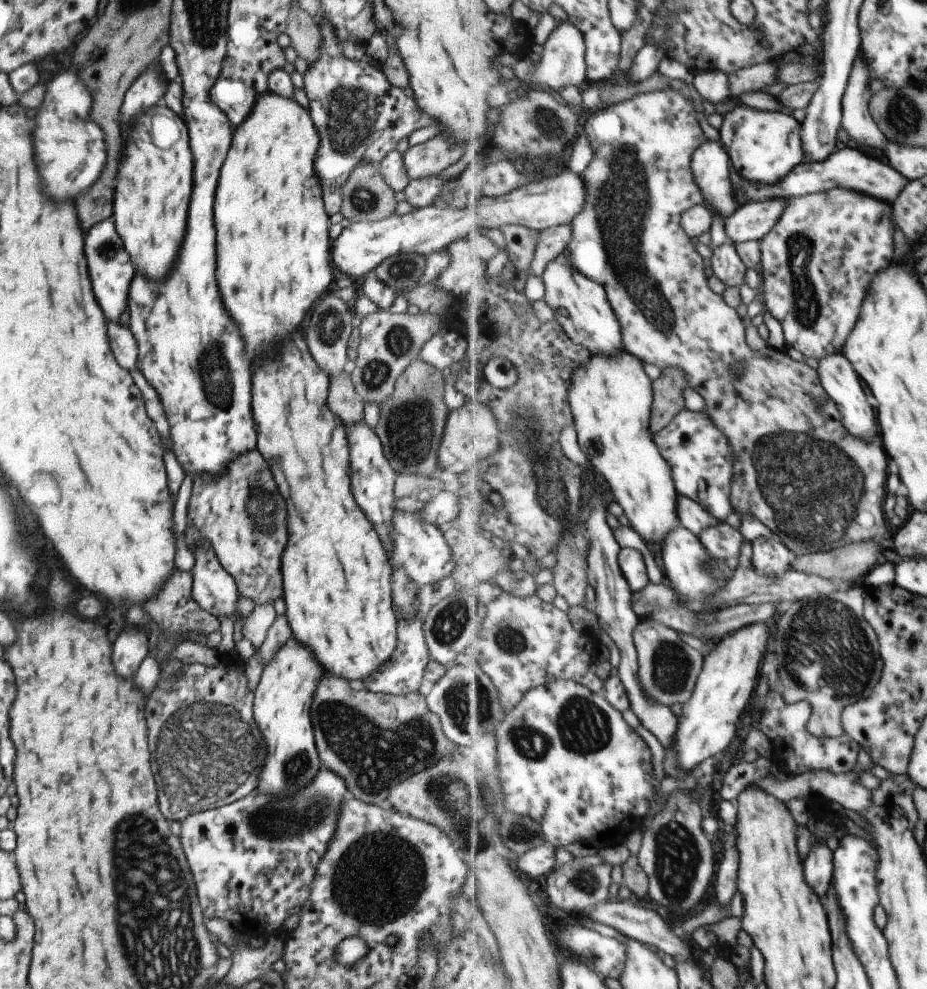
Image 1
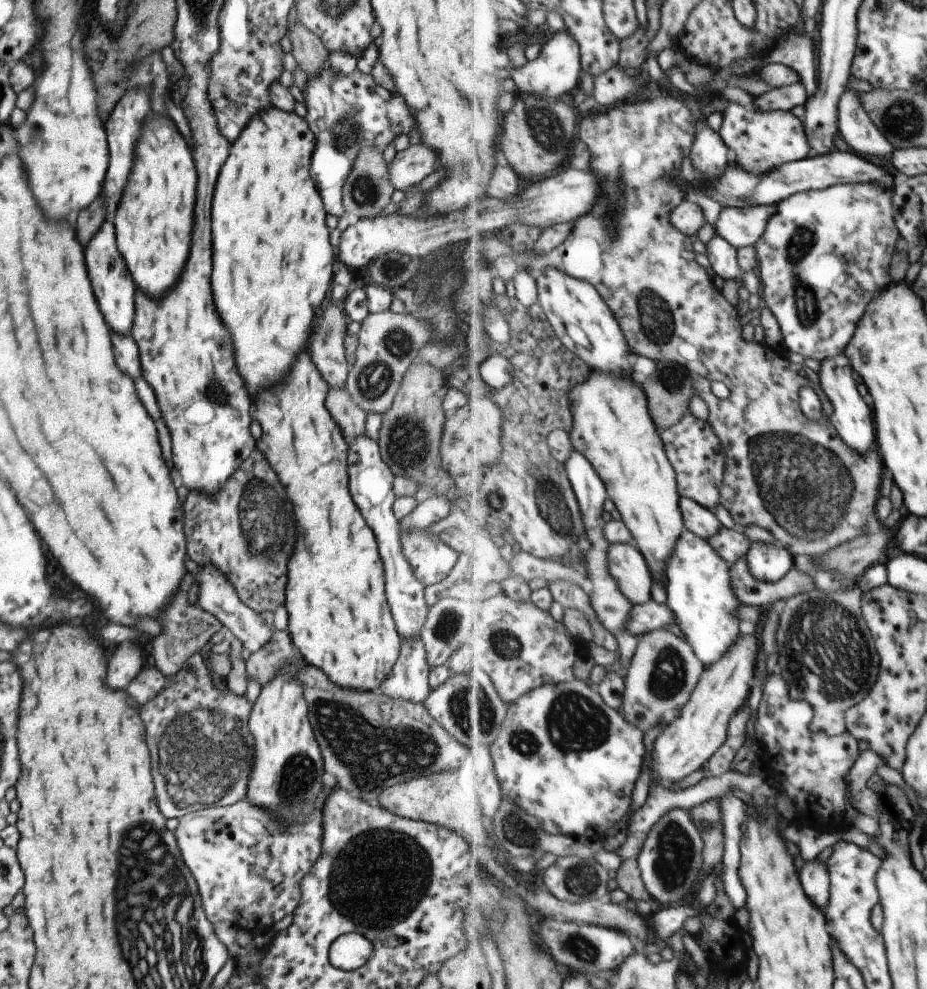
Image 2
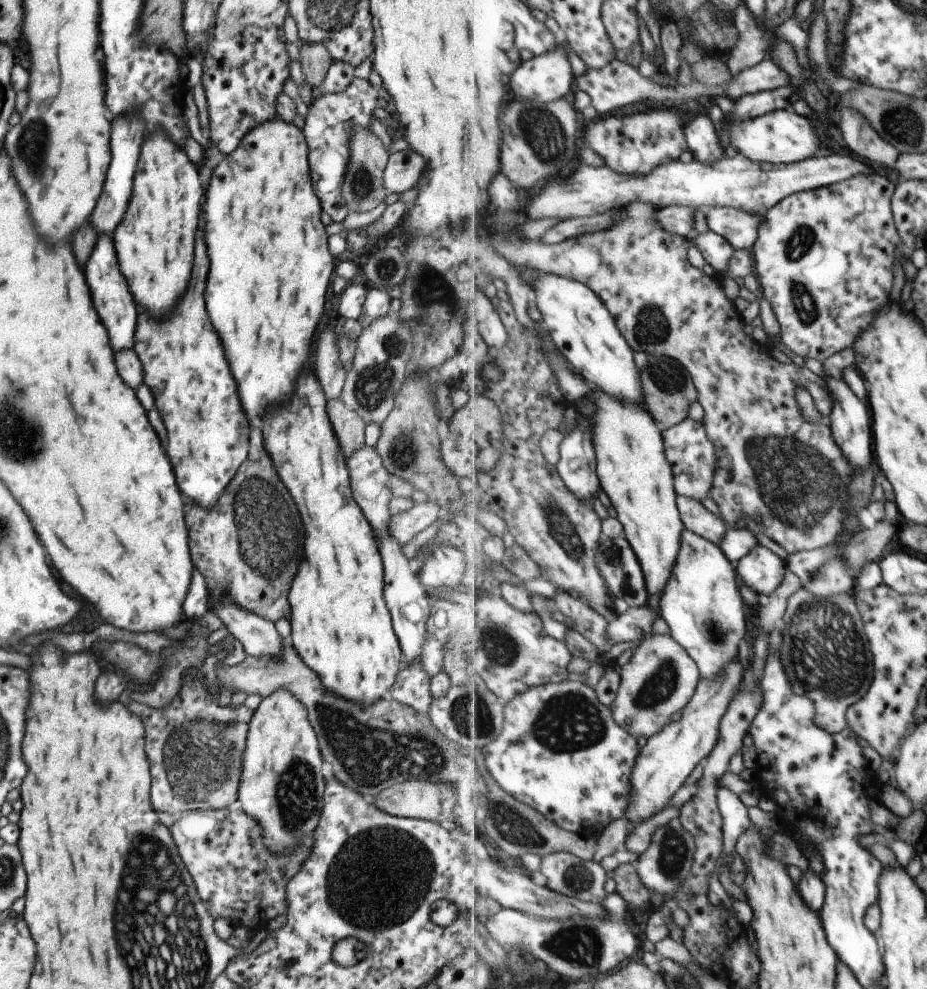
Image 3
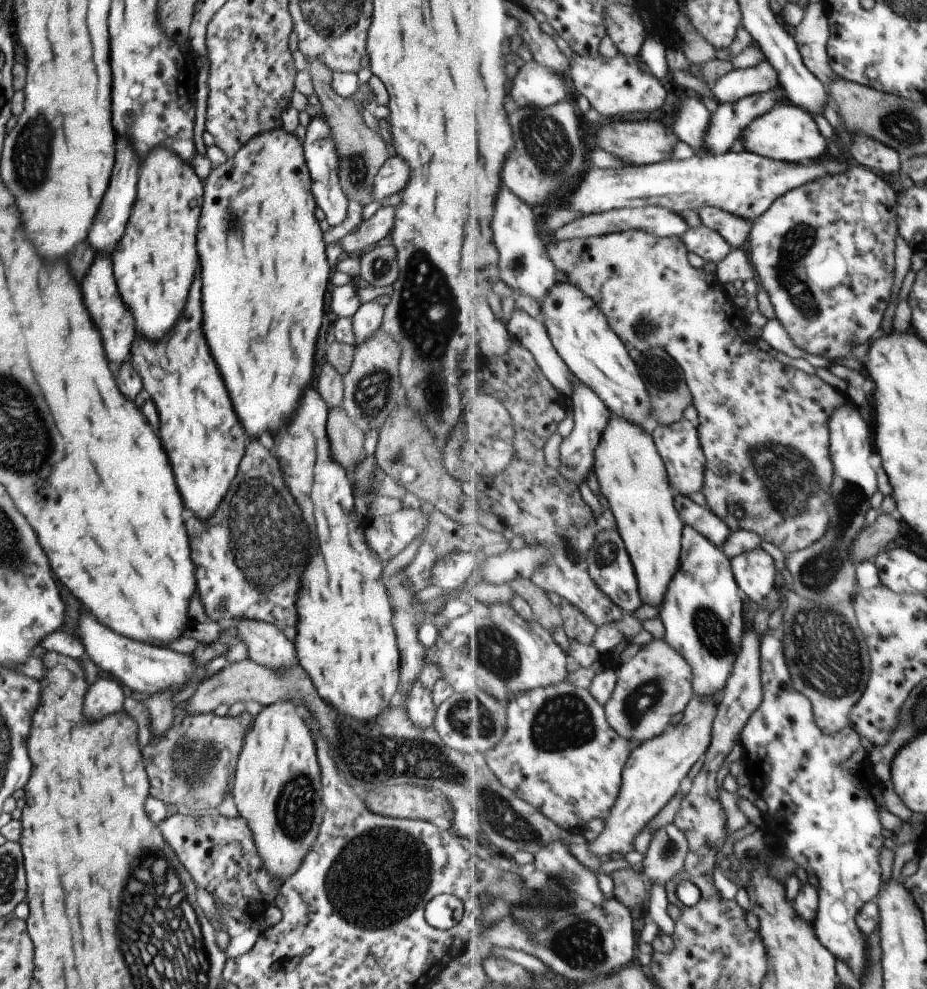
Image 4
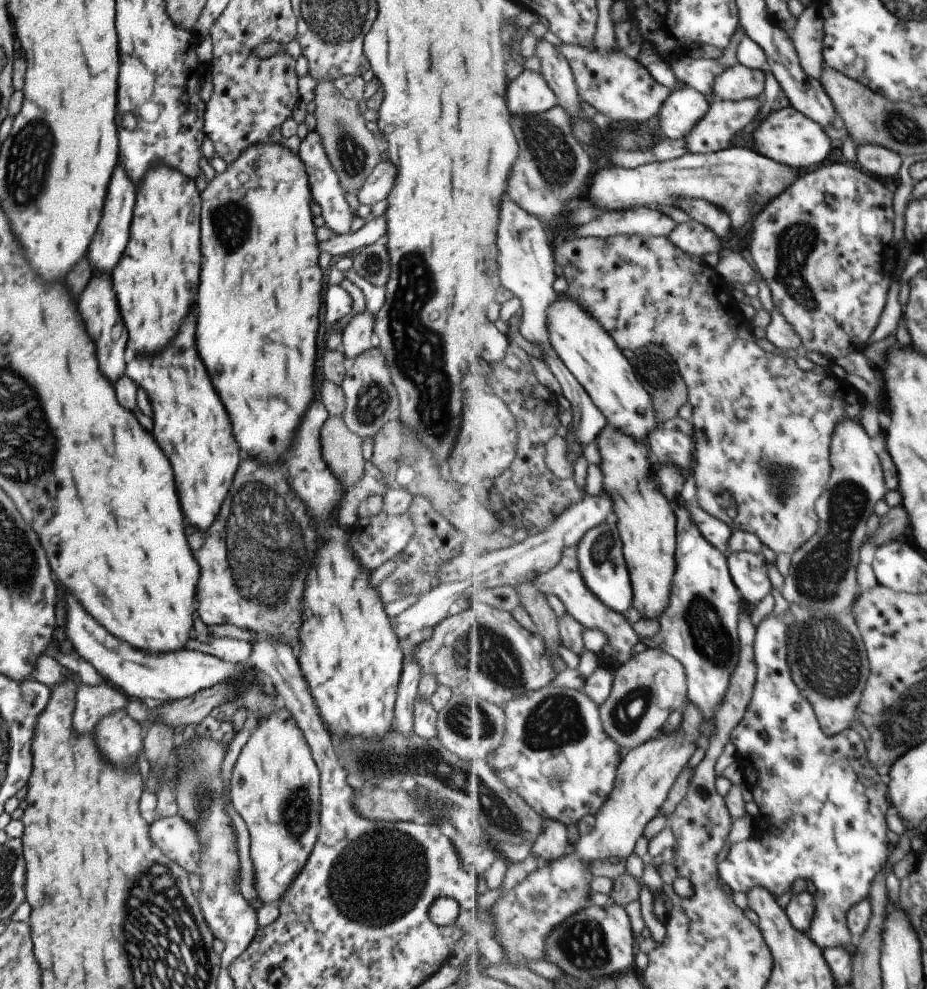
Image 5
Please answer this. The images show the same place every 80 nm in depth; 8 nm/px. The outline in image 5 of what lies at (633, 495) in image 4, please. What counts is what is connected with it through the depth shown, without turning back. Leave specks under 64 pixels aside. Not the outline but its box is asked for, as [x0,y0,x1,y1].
[596,426,678,619]

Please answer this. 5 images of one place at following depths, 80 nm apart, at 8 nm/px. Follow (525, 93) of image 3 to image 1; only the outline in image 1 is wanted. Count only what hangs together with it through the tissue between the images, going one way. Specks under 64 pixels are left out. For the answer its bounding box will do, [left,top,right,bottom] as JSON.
[523,20,588,93]

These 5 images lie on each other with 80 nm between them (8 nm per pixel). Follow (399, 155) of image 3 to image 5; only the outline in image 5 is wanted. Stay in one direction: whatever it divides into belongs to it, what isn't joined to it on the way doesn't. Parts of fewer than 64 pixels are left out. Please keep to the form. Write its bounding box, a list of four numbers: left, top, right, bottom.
[355,160,397,206]

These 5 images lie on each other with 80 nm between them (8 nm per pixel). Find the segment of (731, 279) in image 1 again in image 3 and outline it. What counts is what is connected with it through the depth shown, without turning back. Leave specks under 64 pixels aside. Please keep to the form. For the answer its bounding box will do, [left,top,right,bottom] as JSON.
[693,231,736,275]

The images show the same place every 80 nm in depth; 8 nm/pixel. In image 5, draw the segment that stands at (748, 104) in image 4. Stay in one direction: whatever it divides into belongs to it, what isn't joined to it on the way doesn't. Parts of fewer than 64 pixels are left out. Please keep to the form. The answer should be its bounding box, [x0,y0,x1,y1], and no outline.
[683,96,763,153]

